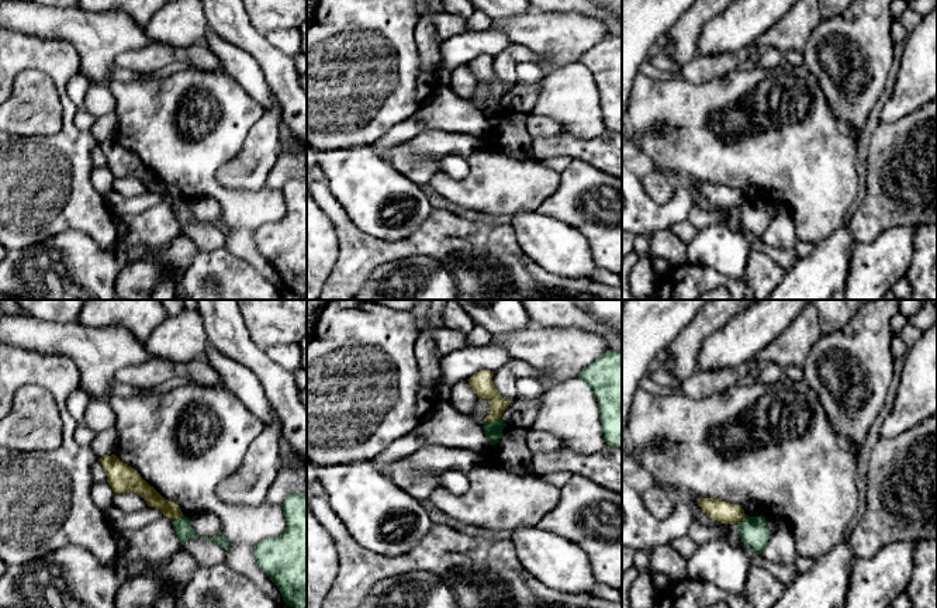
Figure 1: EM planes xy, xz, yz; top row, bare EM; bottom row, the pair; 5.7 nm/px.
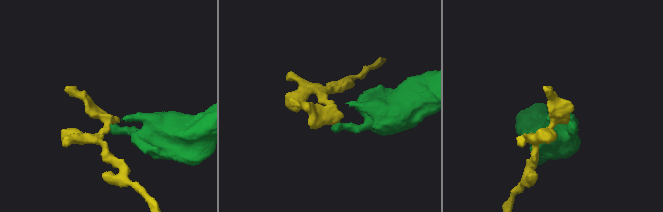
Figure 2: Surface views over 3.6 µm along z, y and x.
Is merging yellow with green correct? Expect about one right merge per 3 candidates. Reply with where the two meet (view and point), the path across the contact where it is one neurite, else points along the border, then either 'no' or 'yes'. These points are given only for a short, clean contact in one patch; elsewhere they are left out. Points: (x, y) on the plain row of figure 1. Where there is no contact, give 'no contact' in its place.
xz (493, 104) | along xz (500, 103), (486, 107) | no

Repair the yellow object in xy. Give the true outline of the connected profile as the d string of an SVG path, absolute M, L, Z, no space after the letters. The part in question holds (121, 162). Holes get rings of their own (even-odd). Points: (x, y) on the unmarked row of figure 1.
M115 139L103 141L98 146L107 159L107 167L115 179L132 176L141 180L148 191L160 194L170 204L184 201L177 189L165 184L135 153L122 148Z

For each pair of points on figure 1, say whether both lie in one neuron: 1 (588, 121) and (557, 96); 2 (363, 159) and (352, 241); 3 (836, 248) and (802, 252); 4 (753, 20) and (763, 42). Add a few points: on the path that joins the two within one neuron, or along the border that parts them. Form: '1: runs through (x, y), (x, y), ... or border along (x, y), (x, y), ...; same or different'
1: runs through (581, 114), (564, 97); same
2: border along (335, 197), (359, 228), (384, 239); different
3: border along (816, 242), (815, 248), (799, 259); different
4: border along (784, 14), (754, 42); different

